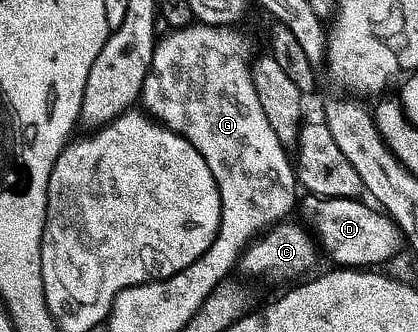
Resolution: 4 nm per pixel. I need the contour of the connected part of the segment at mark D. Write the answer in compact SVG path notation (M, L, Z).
M311 195L305 198L302 201L305 217L303 220L318 238L319 248L328 252L330 260L340 264L337 266L361 271L384 267L380 265L386 264L399 251L400 245L402 246L402 234L395 221L379 208L371 204L363 205L363 200L351 201Z

